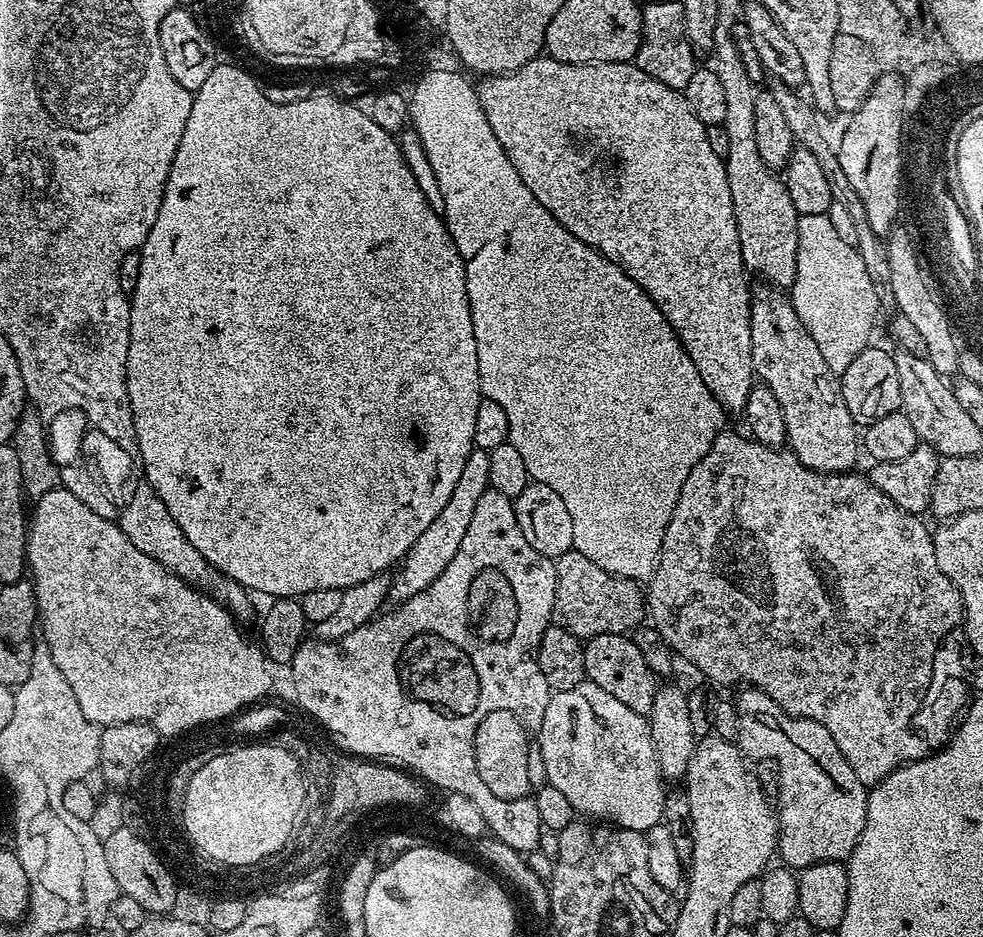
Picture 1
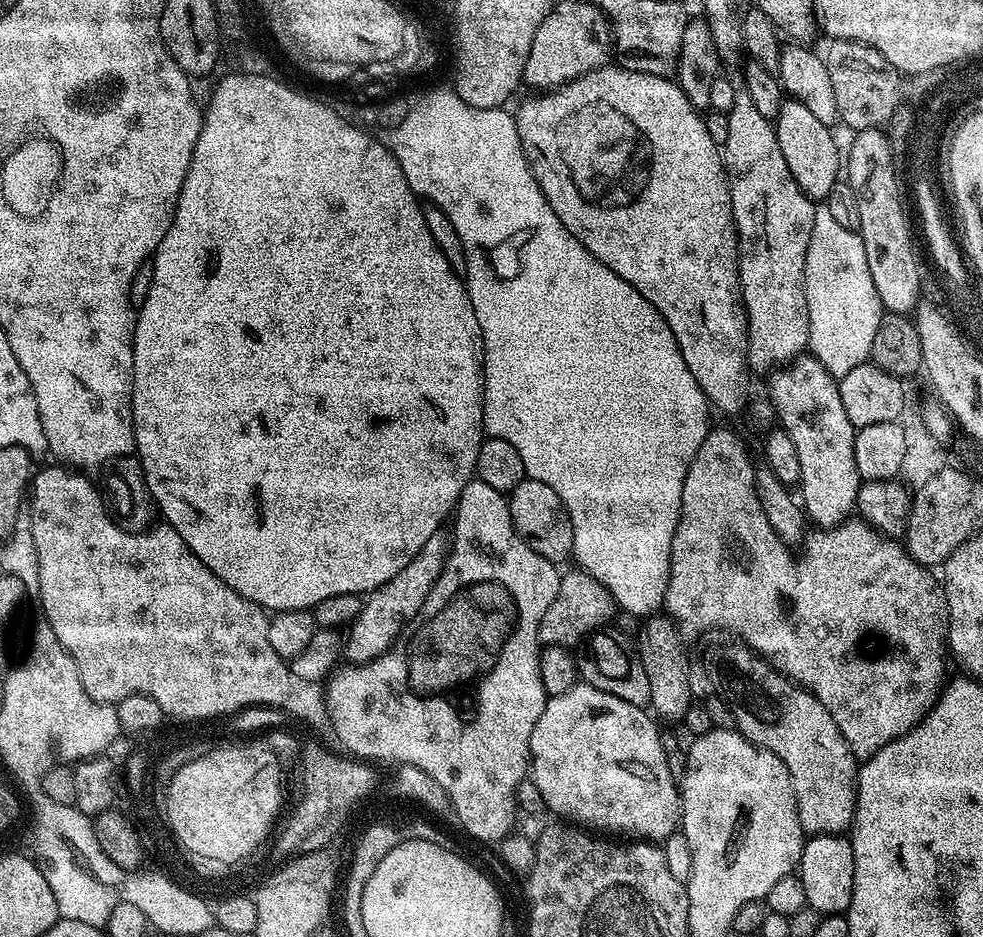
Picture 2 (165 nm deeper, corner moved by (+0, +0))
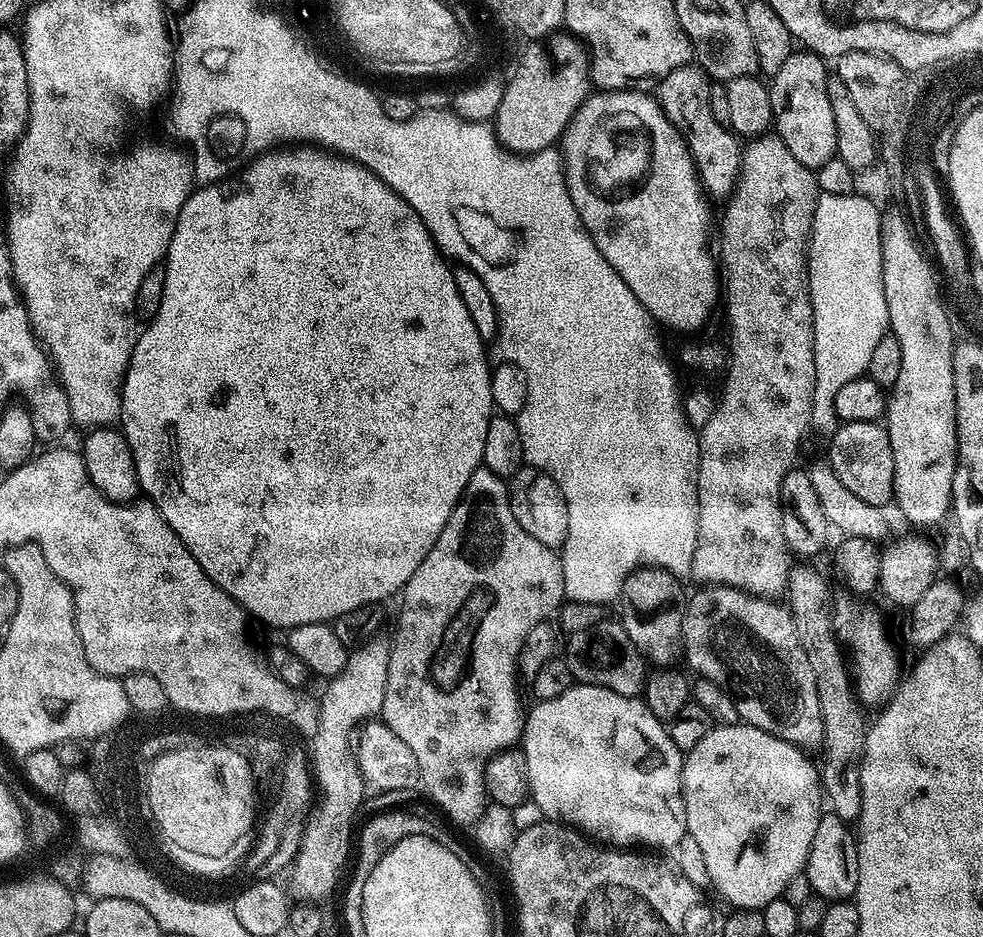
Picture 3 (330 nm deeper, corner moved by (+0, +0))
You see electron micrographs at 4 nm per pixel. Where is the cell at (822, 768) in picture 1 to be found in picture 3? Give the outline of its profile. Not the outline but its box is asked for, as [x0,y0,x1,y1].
[682,586,824,750]

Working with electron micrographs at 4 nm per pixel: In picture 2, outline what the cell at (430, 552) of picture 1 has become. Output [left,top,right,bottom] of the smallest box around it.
[342,531,450,665]

